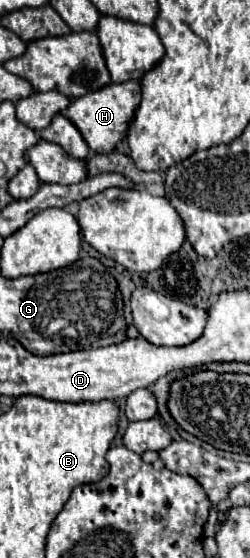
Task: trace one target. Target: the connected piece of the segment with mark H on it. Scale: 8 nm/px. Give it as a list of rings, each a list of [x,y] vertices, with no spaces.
[[[123,81],[123,83],[109,83],[97,91],[91,91],[83,97],[71,99],[69,107],[61,111],[83,135],[85,143],[93,153],[109,153],[123,141],[125,131],[129,127],[129,119],[133,119],[133,111],[141,101],[141,85],[139,81]]]

